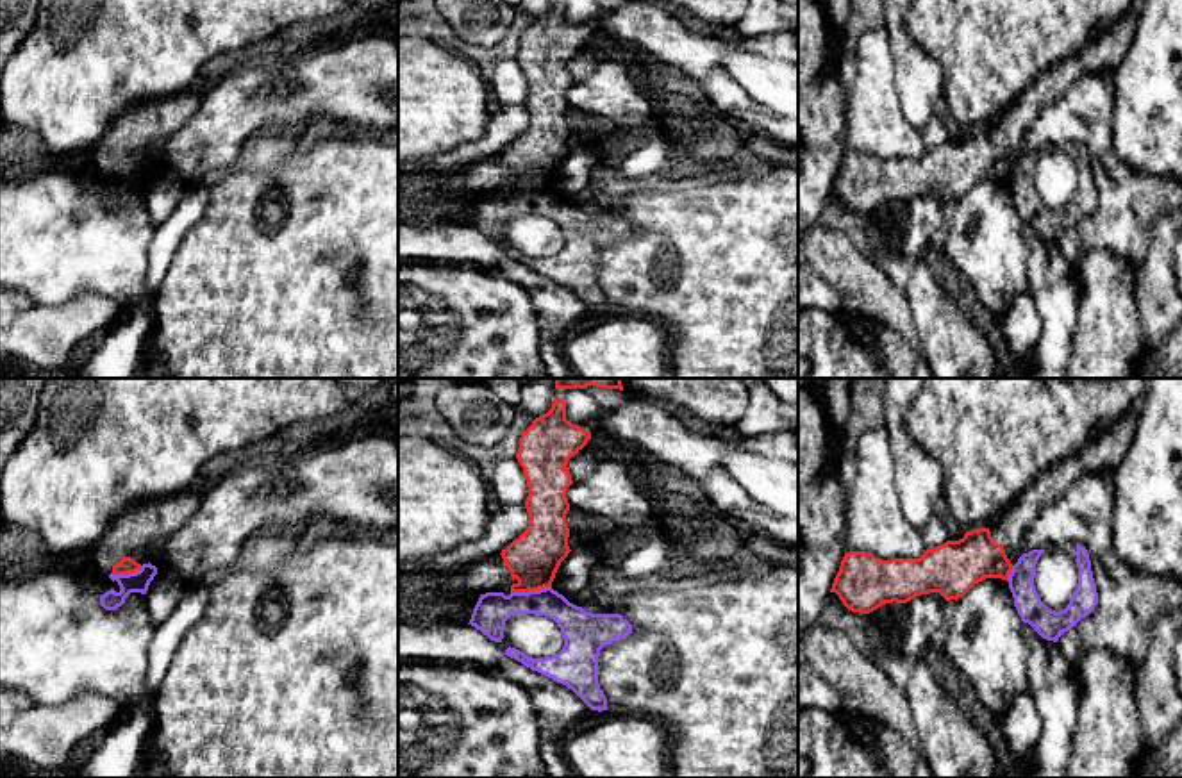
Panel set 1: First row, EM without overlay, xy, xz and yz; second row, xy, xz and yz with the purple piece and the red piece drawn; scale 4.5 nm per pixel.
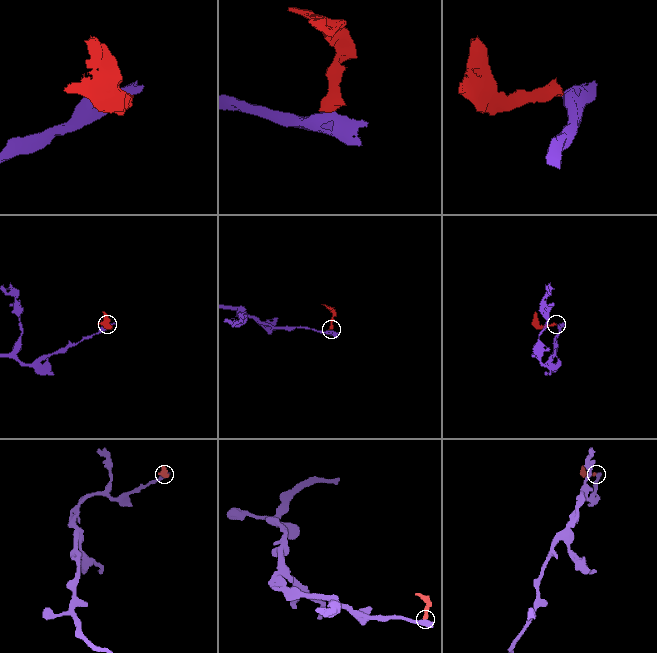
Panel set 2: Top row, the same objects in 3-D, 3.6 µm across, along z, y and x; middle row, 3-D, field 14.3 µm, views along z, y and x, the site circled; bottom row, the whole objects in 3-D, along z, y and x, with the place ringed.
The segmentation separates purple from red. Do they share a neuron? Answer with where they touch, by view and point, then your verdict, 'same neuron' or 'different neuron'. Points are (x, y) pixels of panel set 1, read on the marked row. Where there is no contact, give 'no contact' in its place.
contact xz (531, 591); different neuron

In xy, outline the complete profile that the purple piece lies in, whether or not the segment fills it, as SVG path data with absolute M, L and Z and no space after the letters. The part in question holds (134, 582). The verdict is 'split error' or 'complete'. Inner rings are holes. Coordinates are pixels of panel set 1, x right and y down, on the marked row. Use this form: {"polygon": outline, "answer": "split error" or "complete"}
{"polygon": "M143 564L139 571L129 573L129 575L109 575L109 578L118 582L120 592L114 589L107 591L105 594L100 596L100 605L105 610L116 610L125 603L125 598L130 592L141 592L146 594L150 582L157 575L157 567L148 564Z", "answer": "complete"}

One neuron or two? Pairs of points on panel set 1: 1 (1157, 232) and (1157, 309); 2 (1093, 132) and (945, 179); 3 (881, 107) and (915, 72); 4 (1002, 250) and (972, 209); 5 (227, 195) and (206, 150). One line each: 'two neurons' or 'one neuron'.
1: one neuron
2: two neurons
3: two neurons
4: one neuron
5: two neurons

